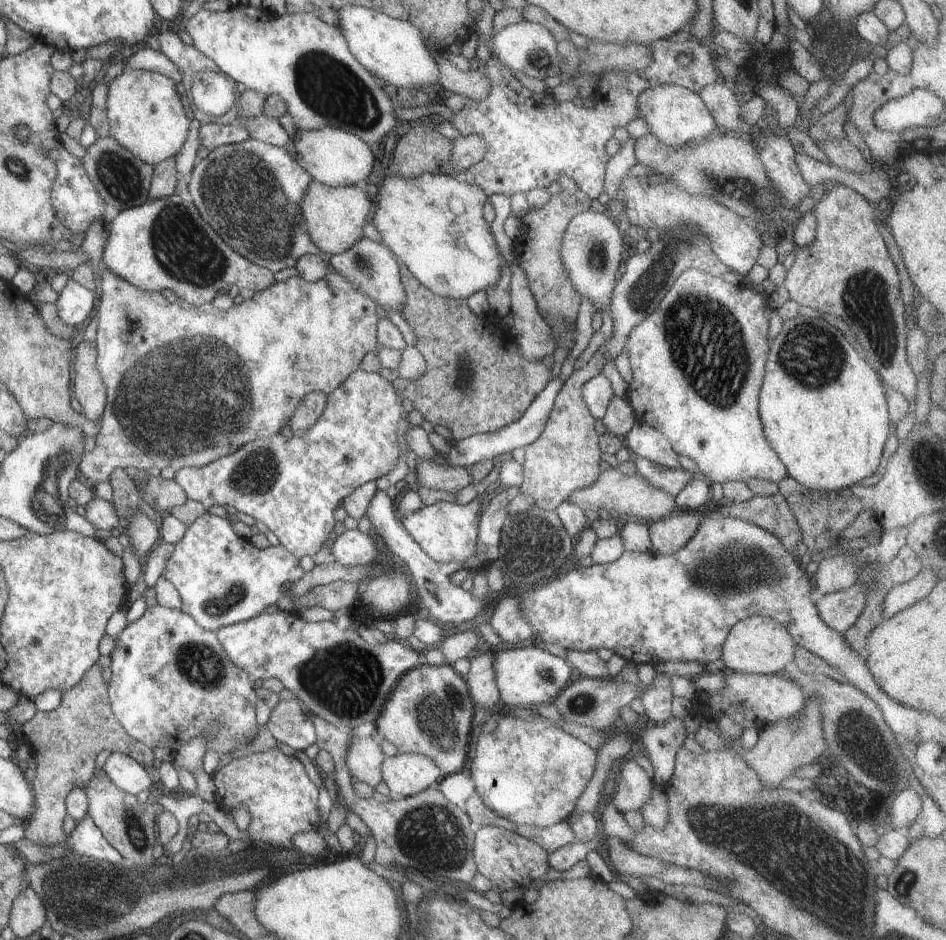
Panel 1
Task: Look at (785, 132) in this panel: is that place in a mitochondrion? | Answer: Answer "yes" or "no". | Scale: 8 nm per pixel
no

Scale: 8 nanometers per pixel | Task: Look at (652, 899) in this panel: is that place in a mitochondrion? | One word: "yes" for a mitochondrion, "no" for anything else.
no

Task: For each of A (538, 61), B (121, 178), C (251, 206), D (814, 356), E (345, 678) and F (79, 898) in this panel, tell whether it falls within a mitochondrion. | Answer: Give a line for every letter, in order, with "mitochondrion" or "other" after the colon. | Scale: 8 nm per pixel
A: mitochondrion
B: mitochondrion
C: mitochondrion
D: mitochondrion
E: mitochondrion
F: mitochondrion

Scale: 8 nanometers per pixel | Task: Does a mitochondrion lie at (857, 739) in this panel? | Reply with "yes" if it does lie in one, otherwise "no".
yes

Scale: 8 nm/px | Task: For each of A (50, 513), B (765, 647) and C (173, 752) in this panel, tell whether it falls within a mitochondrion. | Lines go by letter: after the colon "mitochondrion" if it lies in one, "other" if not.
A: mitochondrion
B: other
C: other

